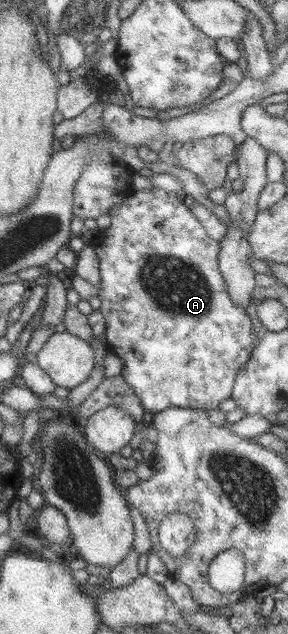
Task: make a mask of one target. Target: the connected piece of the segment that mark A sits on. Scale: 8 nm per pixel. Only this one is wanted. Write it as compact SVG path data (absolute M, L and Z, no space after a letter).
M149 189L149 191L137 191L133 192L127 197L120 205L115 205L113 208L109 209L108 212L109 218L111 218L111 223L109 223L109 227L107 229L96 231L93 239L88 243L89 246L92 247L92 251L95 253L95 256L98 260L98 273L99 273L99 289L98 289L98 299L100 301L100 307L98 308L99 313L101 313L104 321L104 332L103 336L107 345L111 347L111 351L117 355L117 357L121 360L121 377L123 377L127 387L135 393L135 397L139 399L141 403L141 407L143 407L144 411L149 411L149 413L156 414L161 410L167 408L185 408L185 409L194 409L194 410L215 410L217 409L217 404L219 402L229 398L229 394L231 394L231 388L233 387L233 380L235 380L235 374L237 374L237 370L241 367L241 364L244 364L248 357L250 356L250 351L252 347L255 345L258 337L254 337L253 325L251 325L251 319L245 314L245 310L235 306L233 304L233 300L229 297L227 293L227 288L225 282L221 278L220 272L218 271L218 254L220 253L220 245L217 241L212 241L203 230L203 227L200 225L200 222L191 214L191 211L187 206L184 205L184 202L181 198L177 198L159 189Z

